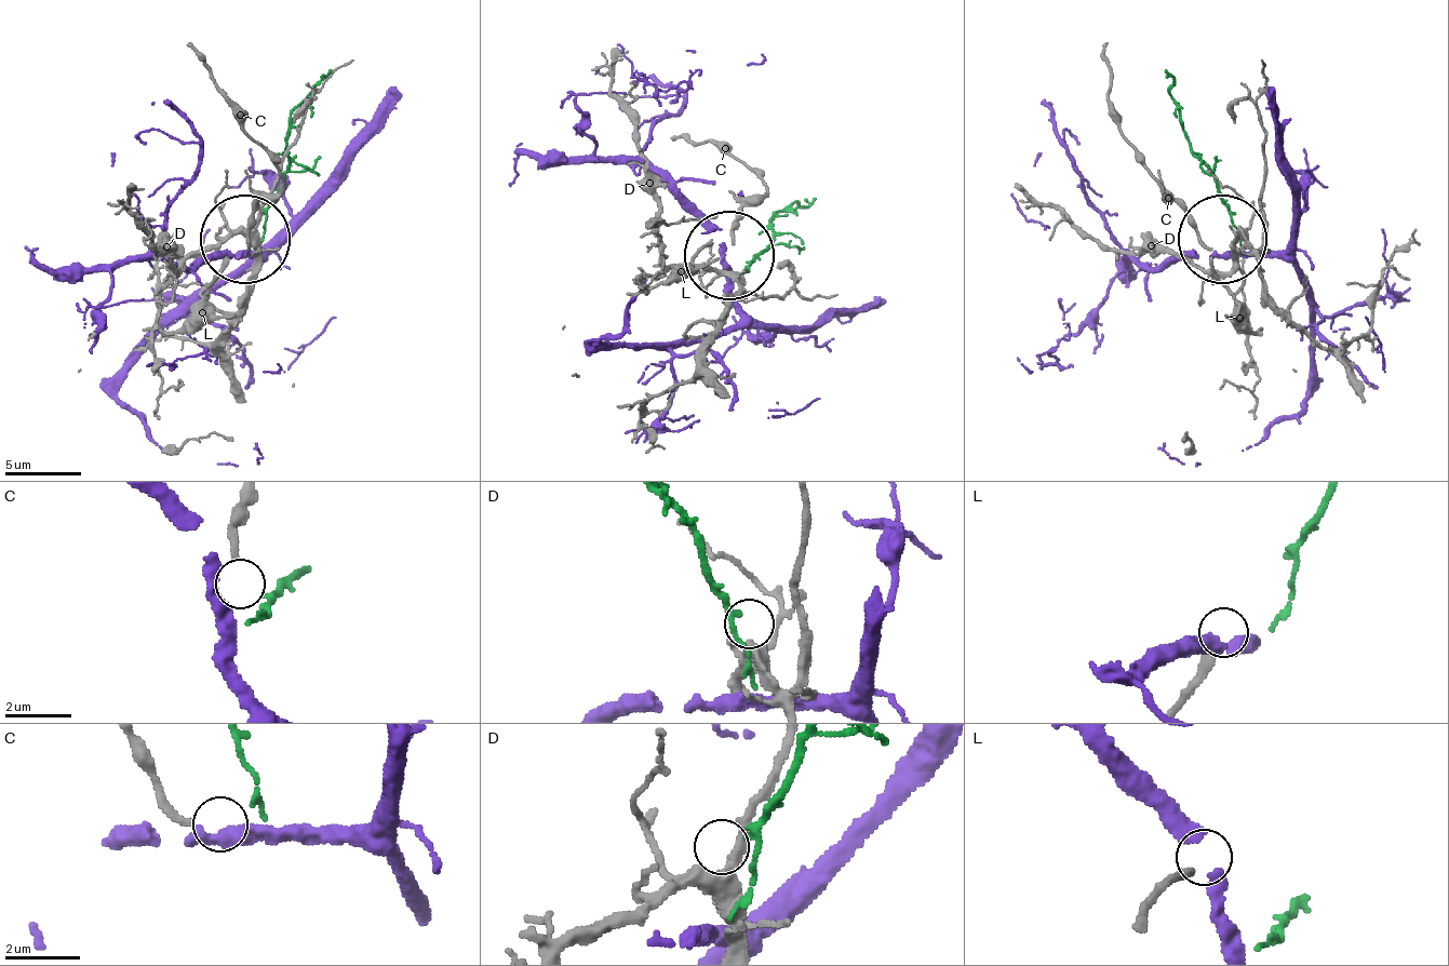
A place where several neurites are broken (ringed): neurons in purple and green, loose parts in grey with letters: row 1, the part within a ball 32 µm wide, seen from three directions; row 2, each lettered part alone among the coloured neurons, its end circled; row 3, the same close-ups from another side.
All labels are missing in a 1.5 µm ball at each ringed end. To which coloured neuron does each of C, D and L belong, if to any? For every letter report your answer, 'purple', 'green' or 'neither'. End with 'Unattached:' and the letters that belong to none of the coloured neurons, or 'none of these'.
C: neither
D: green
L: neither
Unattached: C, L

